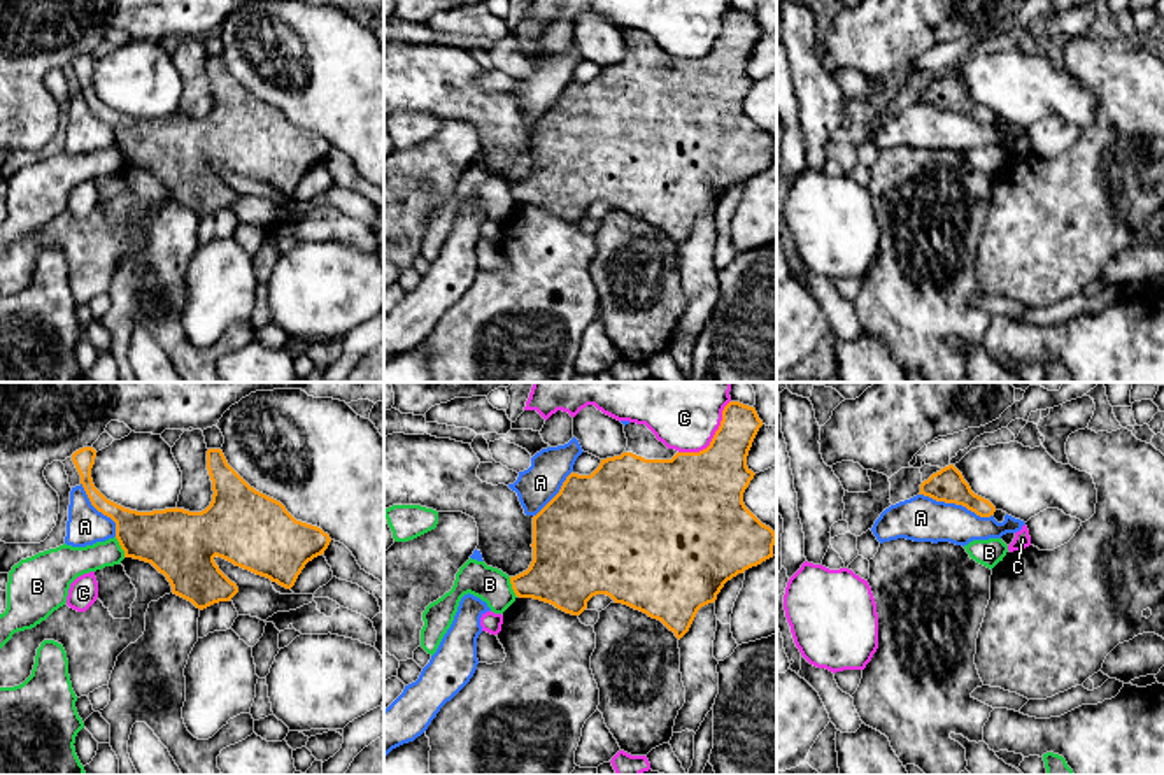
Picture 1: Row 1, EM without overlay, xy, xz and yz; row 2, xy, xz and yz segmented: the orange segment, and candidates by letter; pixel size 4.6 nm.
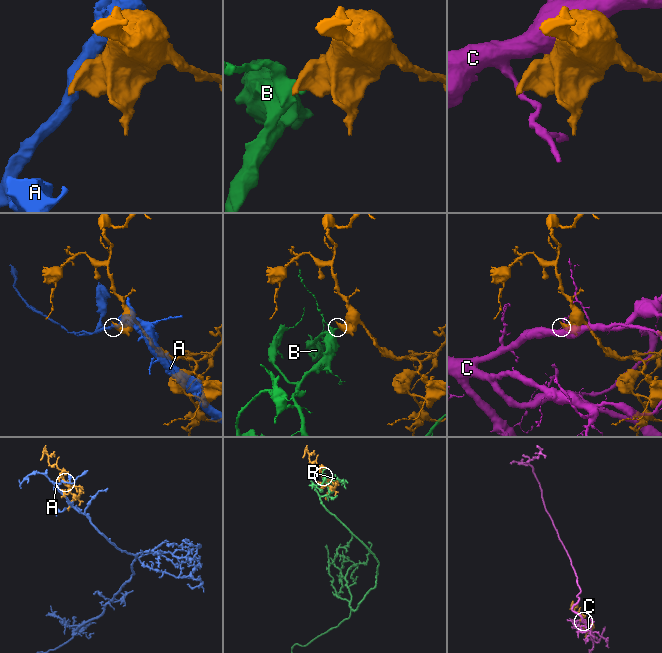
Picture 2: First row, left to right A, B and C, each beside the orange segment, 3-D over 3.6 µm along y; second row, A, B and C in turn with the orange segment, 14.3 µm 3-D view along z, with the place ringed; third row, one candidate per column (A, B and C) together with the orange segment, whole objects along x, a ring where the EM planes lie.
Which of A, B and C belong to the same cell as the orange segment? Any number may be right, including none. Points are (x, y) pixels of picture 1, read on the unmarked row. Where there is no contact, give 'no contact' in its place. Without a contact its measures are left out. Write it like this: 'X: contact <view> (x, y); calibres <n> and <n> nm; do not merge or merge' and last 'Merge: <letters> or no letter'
A: contact yz (956, 111); calibres 150 and 200 nm; do not merge
B: contact xy (121, 155); calibres 300 and 150 nm; do not merge
C: contact xz (714, 44); calibres 360 and 280 nm; do not merge
Merge: no letter

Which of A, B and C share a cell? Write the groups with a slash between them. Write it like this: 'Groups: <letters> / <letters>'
Groups: A / B / C

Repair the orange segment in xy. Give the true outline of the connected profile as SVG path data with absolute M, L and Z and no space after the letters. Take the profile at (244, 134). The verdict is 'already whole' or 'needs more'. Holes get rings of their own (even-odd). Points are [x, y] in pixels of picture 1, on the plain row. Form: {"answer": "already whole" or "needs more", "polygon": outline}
{"answer": "already whole", "polygon": "M82 54L72 61L91 112L116 130L116 146L124 165L151 170L167 184L174 202L191 209L200 217L230 209L238 200L237 191L216 172L216 163L291 196L305 172L324 161L331 149L321 135L296 128L280 109L251 95L228 72L221 56L207 58L207 77L214 102L210 112L202 119L177 114L137 119L107 107L91 86L95 65L93 54Z"}

